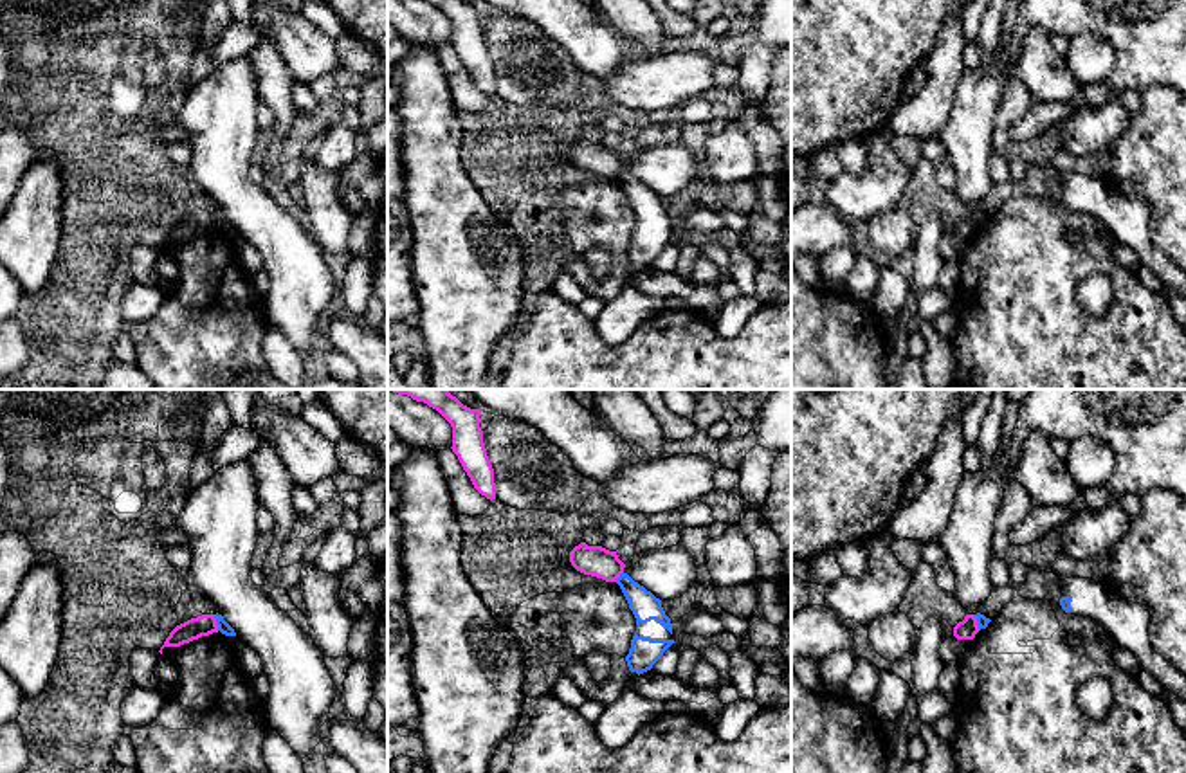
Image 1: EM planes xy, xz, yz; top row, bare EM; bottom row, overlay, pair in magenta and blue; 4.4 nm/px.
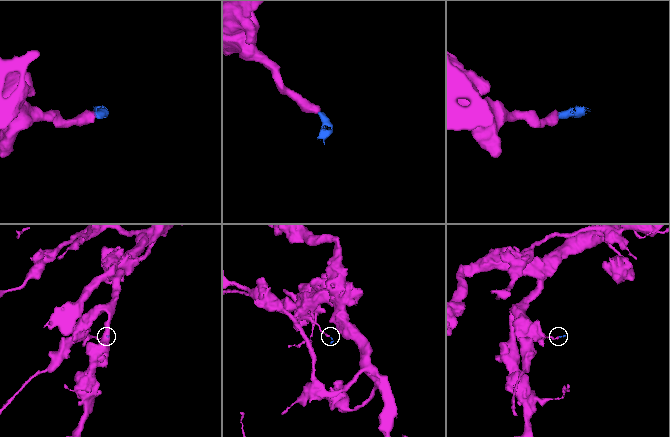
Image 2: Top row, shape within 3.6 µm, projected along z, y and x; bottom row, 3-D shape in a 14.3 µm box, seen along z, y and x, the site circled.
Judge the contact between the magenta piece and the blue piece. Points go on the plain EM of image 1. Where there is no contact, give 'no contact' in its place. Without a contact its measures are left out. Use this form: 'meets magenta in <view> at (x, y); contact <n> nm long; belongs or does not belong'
meets magenta in xy at (215, 218); contact 80 nm long; does not belong

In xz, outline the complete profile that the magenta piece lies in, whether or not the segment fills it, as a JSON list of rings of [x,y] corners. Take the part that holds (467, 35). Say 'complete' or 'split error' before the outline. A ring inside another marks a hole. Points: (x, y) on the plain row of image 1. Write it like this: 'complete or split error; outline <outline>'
complete; outline [[[427,0],[436,5],[452,23],[452,49],[458,52],[463,67],[474,85],[487,95],[496,95],[494,65],[483,40],[479,23],[481,5],[470,5],[463,0]]]

